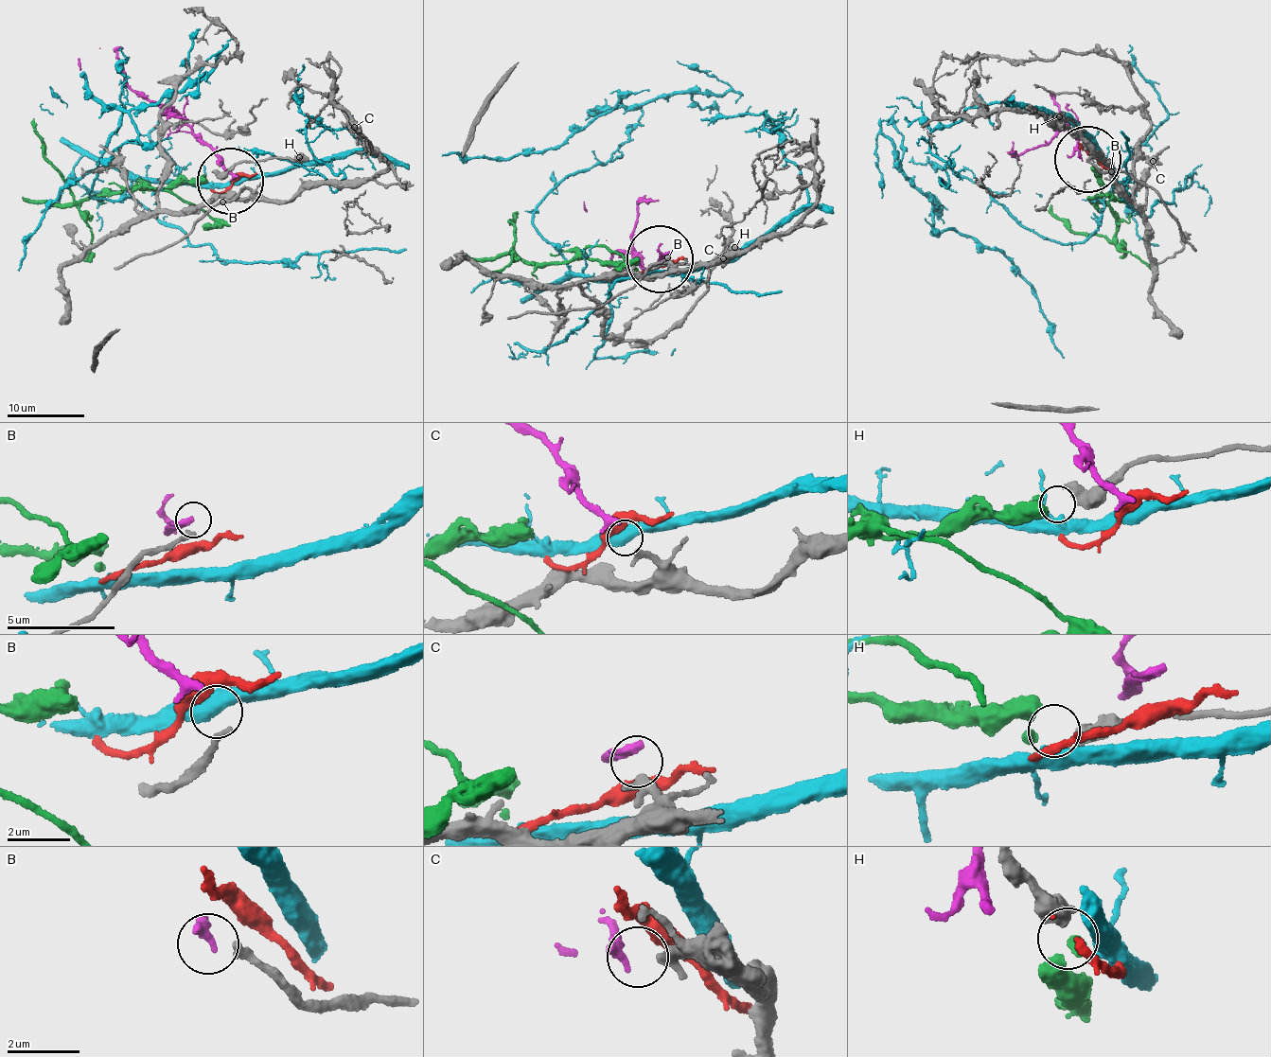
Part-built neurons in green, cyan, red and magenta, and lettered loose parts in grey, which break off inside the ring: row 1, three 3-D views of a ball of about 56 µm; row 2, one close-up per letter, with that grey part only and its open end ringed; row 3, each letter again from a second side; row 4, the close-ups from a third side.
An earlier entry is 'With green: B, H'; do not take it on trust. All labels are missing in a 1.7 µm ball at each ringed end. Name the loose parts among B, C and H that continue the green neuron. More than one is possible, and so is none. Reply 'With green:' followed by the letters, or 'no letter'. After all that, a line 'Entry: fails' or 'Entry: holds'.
With green: H
Entry: fails

